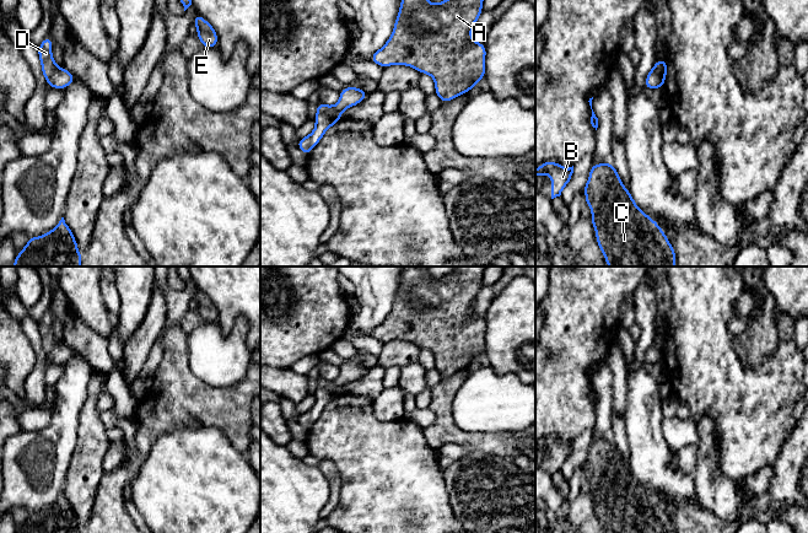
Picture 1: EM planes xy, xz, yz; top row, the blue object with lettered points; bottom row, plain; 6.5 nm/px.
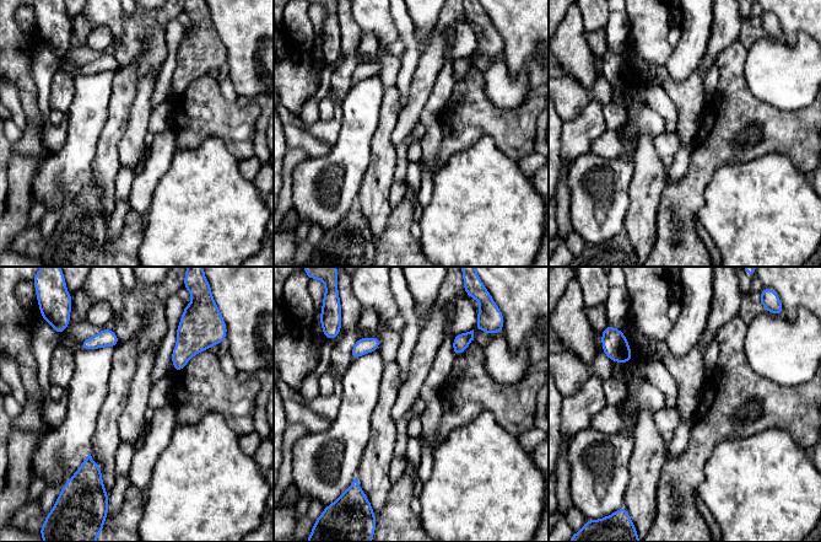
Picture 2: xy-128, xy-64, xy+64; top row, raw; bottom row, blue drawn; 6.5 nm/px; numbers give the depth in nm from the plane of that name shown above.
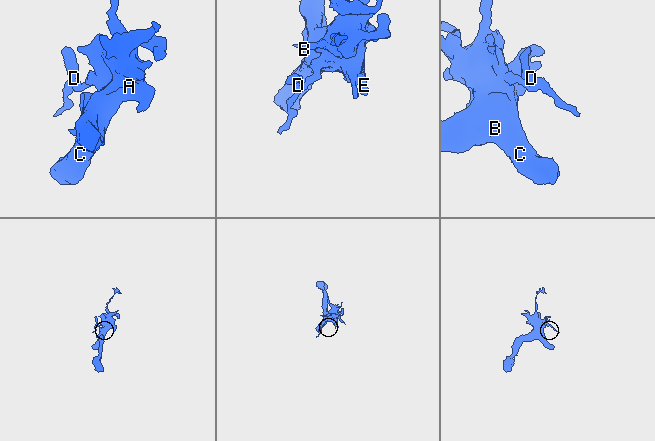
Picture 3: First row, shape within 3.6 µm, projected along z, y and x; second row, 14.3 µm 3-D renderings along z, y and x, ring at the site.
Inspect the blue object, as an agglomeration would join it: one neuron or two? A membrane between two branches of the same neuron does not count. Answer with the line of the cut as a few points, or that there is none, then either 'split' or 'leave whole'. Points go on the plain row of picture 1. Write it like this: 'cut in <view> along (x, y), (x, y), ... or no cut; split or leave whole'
no cut; leave whole

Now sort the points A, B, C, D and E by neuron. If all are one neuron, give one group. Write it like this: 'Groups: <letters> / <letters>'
Groups: A B C D E

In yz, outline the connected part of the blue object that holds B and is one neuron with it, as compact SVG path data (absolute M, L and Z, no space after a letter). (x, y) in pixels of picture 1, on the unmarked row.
M554 436L544 437L535 445L535 452L551 451L551 474L561 470L565 461L571 456L572 448L573 441L565 443Z

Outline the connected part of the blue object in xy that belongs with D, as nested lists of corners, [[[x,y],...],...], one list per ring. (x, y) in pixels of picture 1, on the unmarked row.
[[[47,311],[38,322],[42,349],[44,350],[49,362],[65,365],[76,354],[70,346],[56,340],[52,330],[52,323],[52,313]]]

